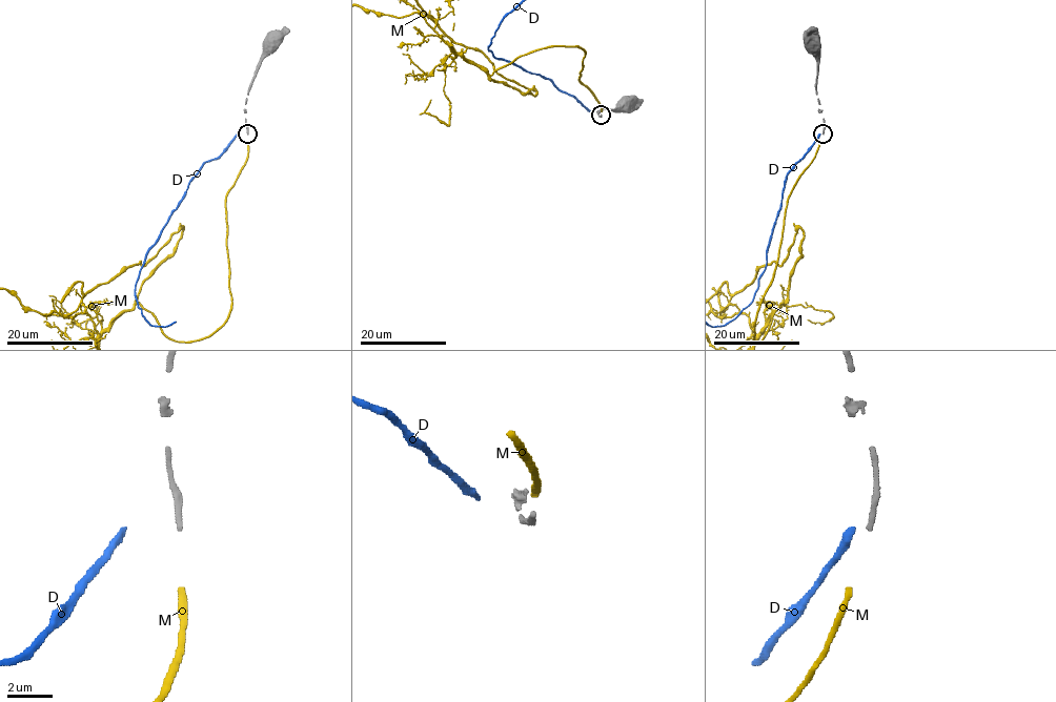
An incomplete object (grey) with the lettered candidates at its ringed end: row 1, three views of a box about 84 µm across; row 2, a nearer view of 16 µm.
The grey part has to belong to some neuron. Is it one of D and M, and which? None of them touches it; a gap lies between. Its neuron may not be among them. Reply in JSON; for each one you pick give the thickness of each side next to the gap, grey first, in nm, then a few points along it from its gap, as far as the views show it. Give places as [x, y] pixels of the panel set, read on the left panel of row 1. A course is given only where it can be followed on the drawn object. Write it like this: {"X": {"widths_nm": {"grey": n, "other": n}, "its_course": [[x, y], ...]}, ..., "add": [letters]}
{"M": {"widths_nm": {"grey": 240, "other": 280}}, "add": ["M"]}

